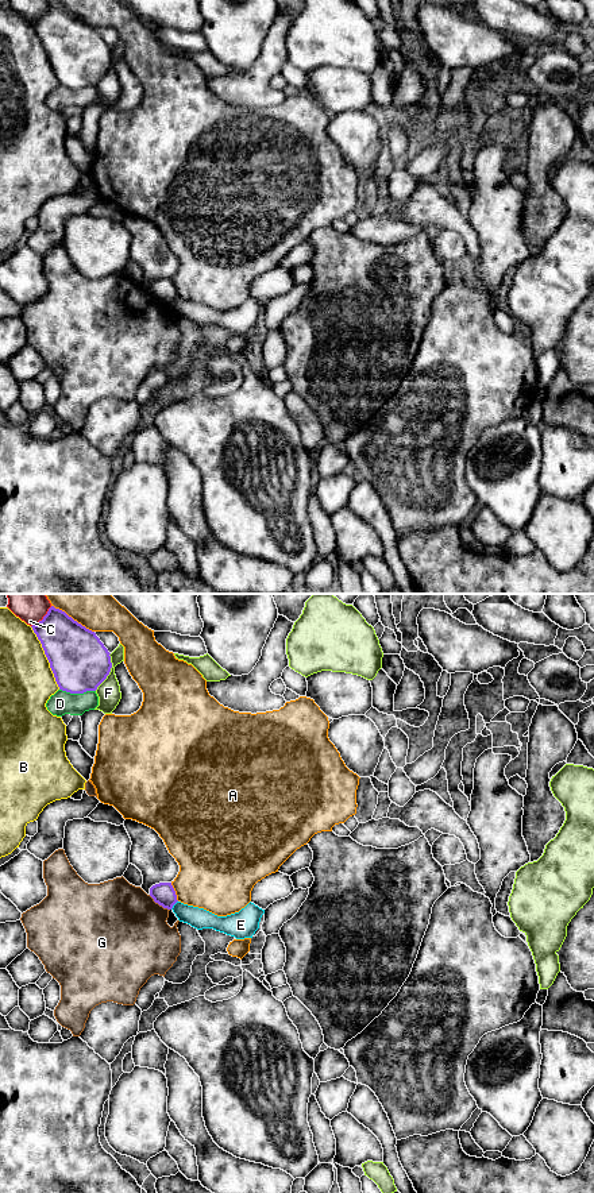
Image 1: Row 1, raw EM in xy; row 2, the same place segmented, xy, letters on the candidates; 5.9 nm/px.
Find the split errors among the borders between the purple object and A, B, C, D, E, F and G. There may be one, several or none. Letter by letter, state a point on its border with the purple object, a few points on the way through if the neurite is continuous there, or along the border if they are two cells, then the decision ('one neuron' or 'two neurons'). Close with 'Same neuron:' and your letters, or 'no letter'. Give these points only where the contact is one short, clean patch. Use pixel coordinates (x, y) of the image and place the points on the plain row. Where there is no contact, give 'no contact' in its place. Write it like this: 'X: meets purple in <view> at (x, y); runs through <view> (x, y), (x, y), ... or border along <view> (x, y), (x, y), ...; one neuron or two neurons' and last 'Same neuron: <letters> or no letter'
A: meets purple in xy at (72, 14); two neurons
B: meets purple in xy at (46, 51); two neurons
C: meets purple in xy at (43, 14); two neurons
D: meets purple in xy at (77, 88); two neurons
E: meets purple in xy at (174, 298); border along xy (177, 296), (170, 304); two neurons
F: meets purple in xy at (110, 66); two neurons
G: meets purple in xy at (159, 300); two neurons
Same neuron: no letter

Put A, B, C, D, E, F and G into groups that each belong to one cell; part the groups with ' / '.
A / B / C / D / E / F / G

